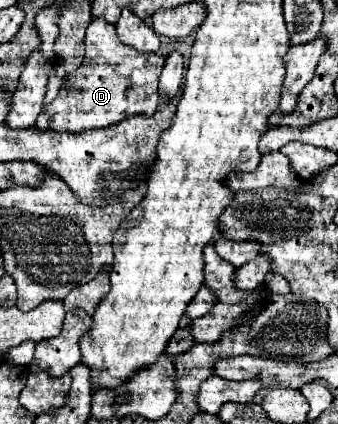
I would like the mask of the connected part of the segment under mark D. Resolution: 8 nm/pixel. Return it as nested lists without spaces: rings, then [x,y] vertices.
[[[94,19],[86,33],[86,57],[84,63],[74,71],[68,73],[62,81],[62,87],[58,91],[58,97],[44,107],[44,111],[38,115],[36,123],[32,127],[38,127],[38,131],[68,131],[68,133],[82,133],[90,129],[102,129],[110,127],[124,117],[132,115],[152,115],[158,107],[158,77],[164,65],[164,57],[152,53],[140,53],[134,47],[126,47],[118,35],[116,27],[112,23],[106,23],[104,19]]]

